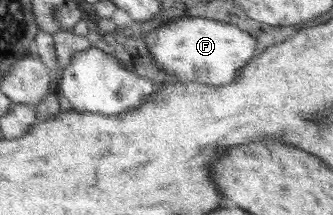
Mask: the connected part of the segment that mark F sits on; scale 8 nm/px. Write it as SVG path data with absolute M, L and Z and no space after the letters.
M185 17L165 22L156 31L156 42L148 46L151 59L162 70L180 80L221 86L232 82L240 68L258 56L258 43L235 24L208 18Z

